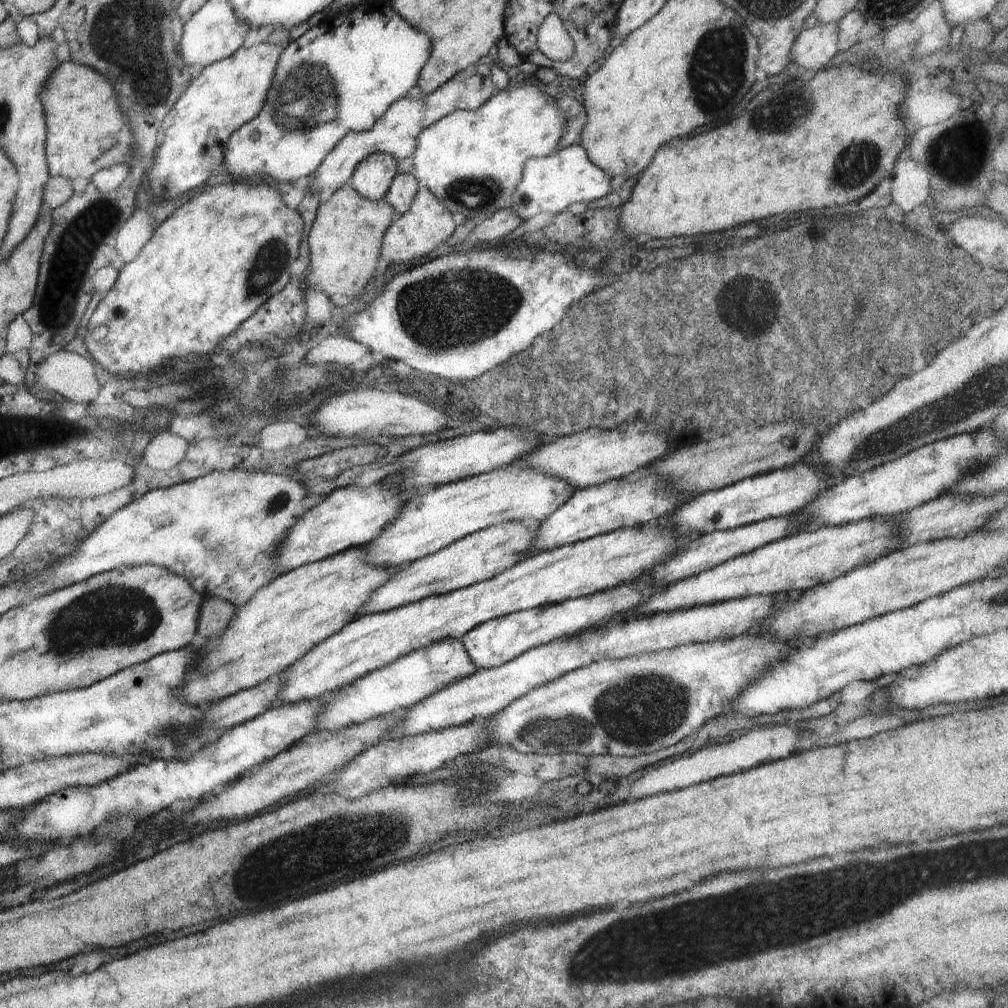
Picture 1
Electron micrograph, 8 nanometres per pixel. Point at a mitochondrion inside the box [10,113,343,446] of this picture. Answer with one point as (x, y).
(81, 237)

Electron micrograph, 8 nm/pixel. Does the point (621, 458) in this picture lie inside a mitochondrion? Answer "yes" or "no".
no

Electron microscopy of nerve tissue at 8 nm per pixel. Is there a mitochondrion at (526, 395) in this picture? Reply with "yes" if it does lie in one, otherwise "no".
yes

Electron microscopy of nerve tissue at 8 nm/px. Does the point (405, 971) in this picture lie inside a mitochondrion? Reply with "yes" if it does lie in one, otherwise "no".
no

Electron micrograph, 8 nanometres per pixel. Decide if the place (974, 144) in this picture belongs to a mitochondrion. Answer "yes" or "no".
no

